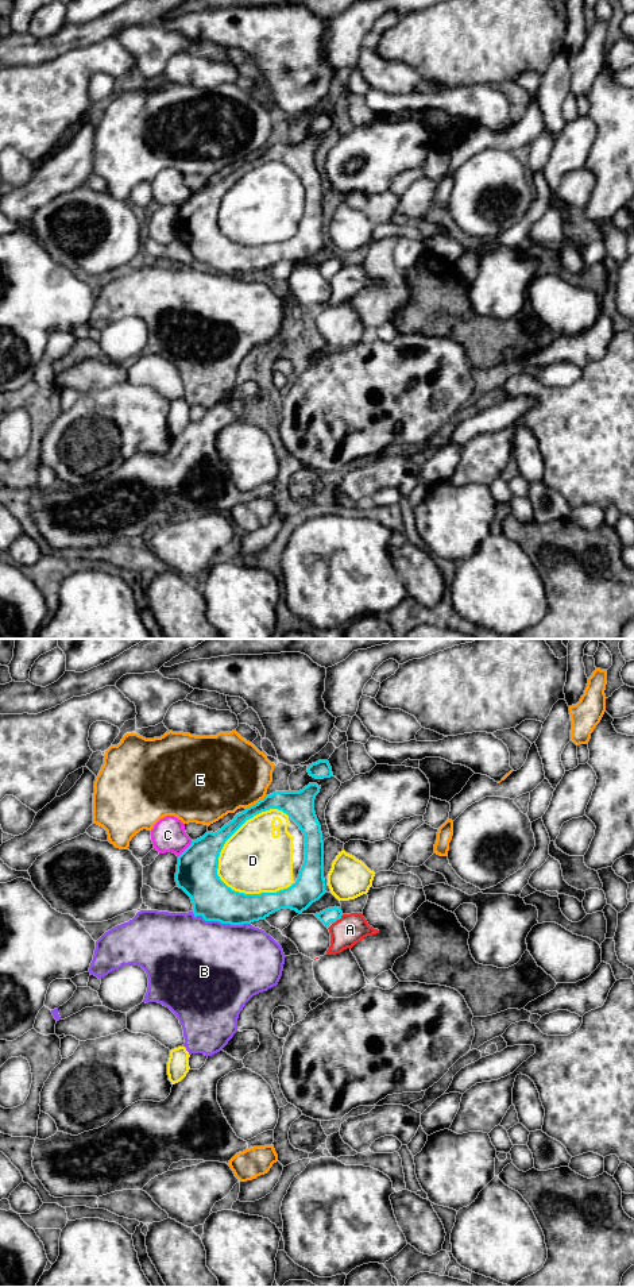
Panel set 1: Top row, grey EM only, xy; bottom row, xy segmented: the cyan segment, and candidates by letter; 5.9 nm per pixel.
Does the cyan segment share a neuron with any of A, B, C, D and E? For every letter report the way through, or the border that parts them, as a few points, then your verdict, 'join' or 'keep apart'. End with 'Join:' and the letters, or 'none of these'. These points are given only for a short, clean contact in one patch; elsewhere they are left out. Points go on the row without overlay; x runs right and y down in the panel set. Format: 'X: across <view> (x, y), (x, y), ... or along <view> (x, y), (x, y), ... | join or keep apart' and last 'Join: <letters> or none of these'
A: keep apart
B: keep apart
C: keep apart
D: keep apart
E: keep apart
Join: none of these

